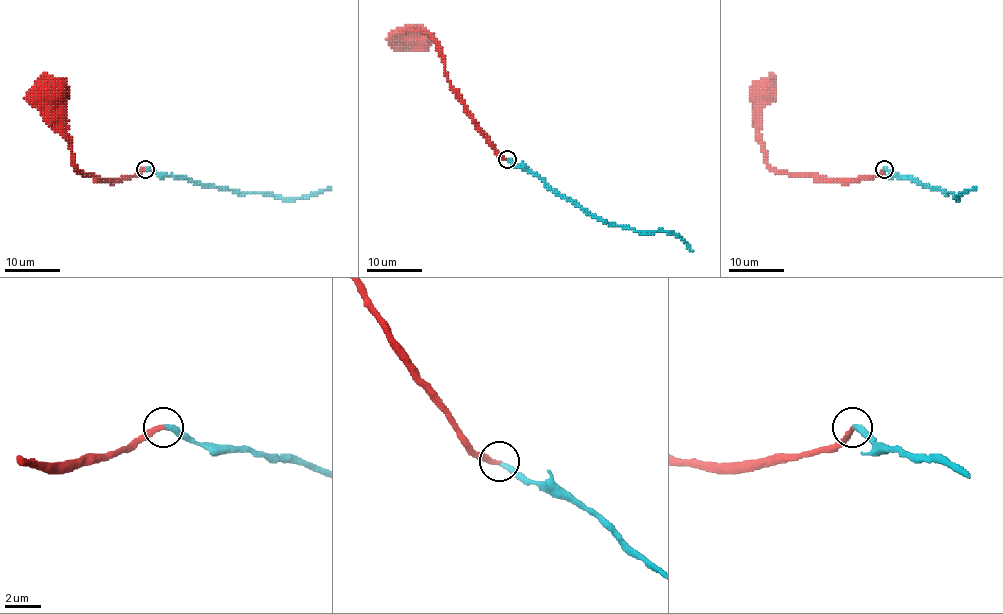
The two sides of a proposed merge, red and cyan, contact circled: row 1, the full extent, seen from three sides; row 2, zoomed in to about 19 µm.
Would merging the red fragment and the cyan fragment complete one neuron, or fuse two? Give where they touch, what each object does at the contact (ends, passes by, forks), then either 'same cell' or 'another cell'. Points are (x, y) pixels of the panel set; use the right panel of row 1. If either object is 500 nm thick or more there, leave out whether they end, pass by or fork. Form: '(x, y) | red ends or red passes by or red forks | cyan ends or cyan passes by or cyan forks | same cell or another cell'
(884, 169) | red ends | cyan ends | same cell

